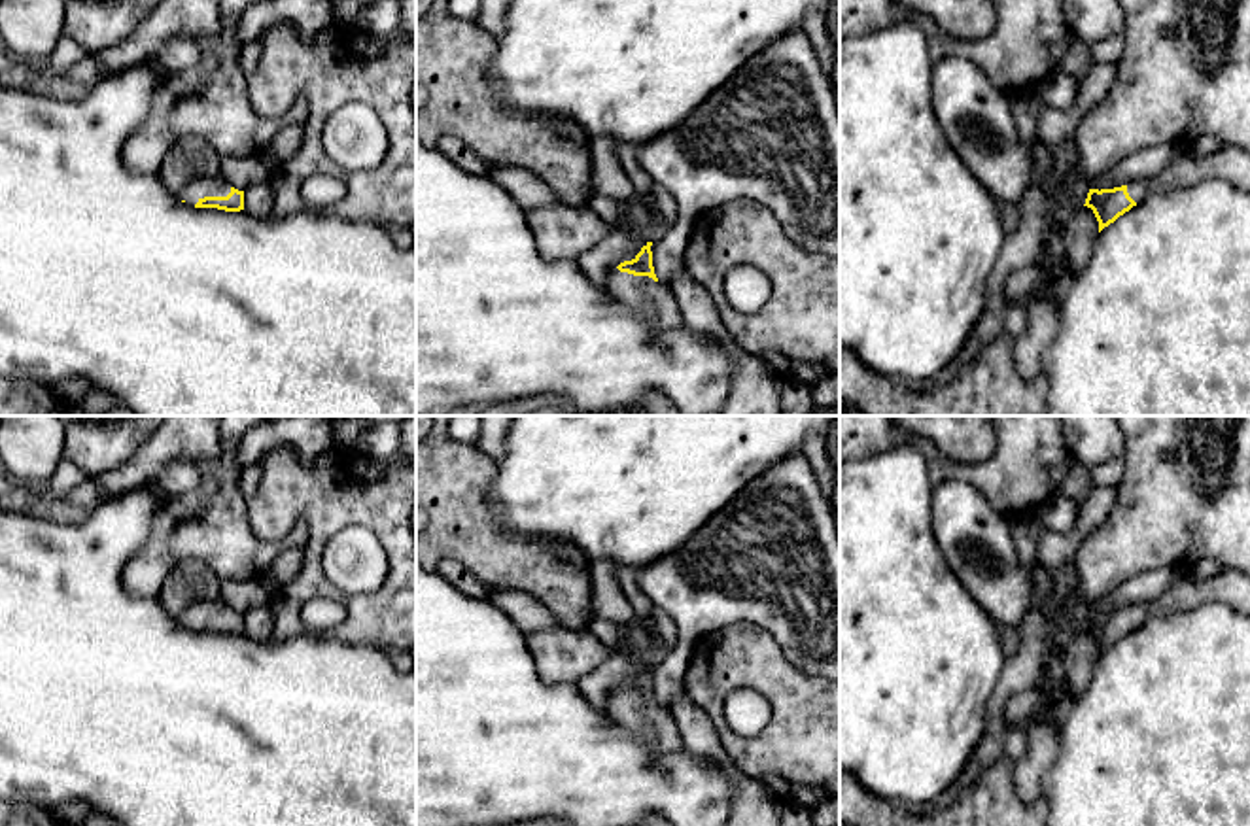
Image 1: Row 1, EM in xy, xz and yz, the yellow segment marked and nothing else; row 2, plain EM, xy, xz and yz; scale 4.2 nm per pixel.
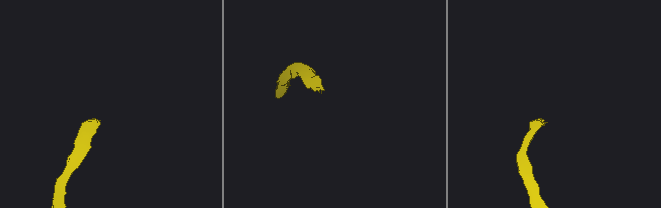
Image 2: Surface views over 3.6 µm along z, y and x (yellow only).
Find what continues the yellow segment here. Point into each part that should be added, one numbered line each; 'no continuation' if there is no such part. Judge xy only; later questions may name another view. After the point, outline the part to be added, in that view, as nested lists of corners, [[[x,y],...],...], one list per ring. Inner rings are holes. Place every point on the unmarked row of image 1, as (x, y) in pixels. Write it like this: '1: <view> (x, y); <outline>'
1: xy (218, 609); [[[223,599],[216,601],[199,601],[189,605],[178,620],[189,628],[195,629],[204,620],[227,620],[231,616],[231,607]]]

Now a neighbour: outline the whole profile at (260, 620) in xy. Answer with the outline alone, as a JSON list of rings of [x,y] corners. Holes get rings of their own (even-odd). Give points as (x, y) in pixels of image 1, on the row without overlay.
[[[270,603],[250,609],[244,614],[244,635],[257,643],[270,641],[274,631],[274,612]]]

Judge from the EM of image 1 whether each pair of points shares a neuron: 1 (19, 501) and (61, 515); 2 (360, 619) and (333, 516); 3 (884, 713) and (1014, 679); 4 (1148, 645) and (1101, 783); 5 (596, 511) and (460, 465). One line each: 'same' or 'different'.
1: same
2: same
3: different
4: same
5: different

